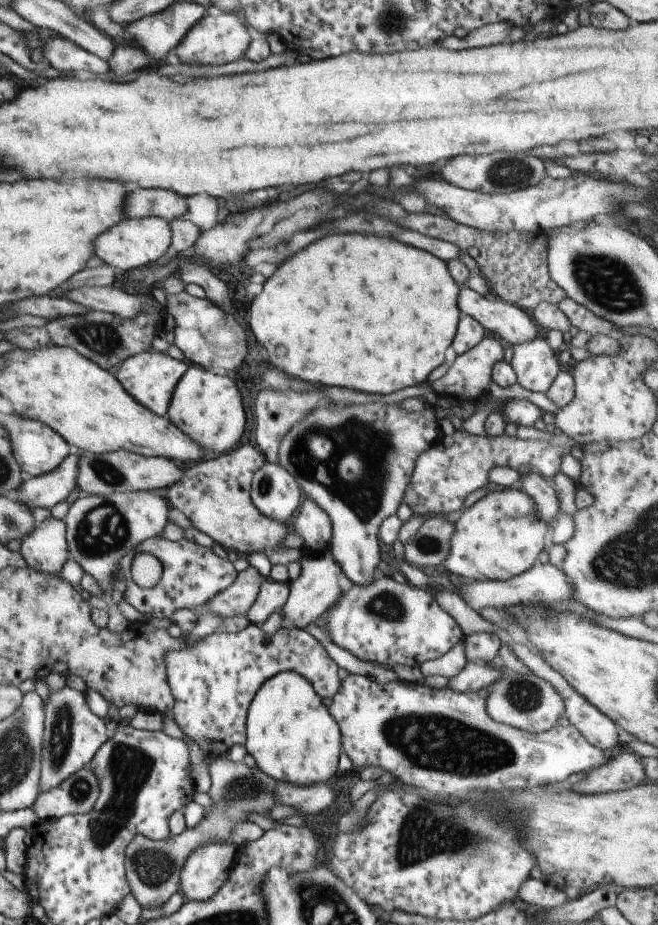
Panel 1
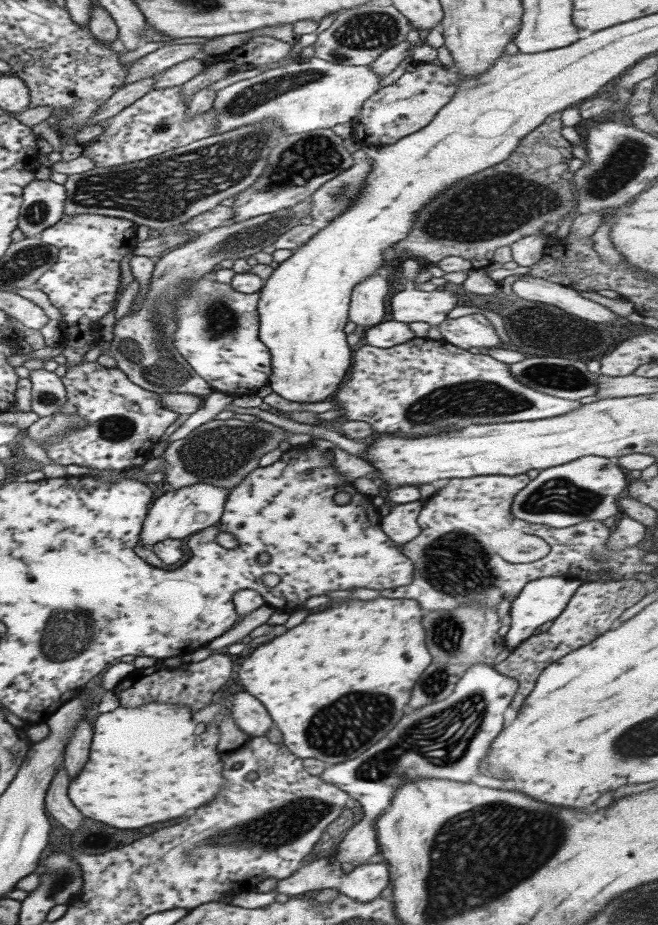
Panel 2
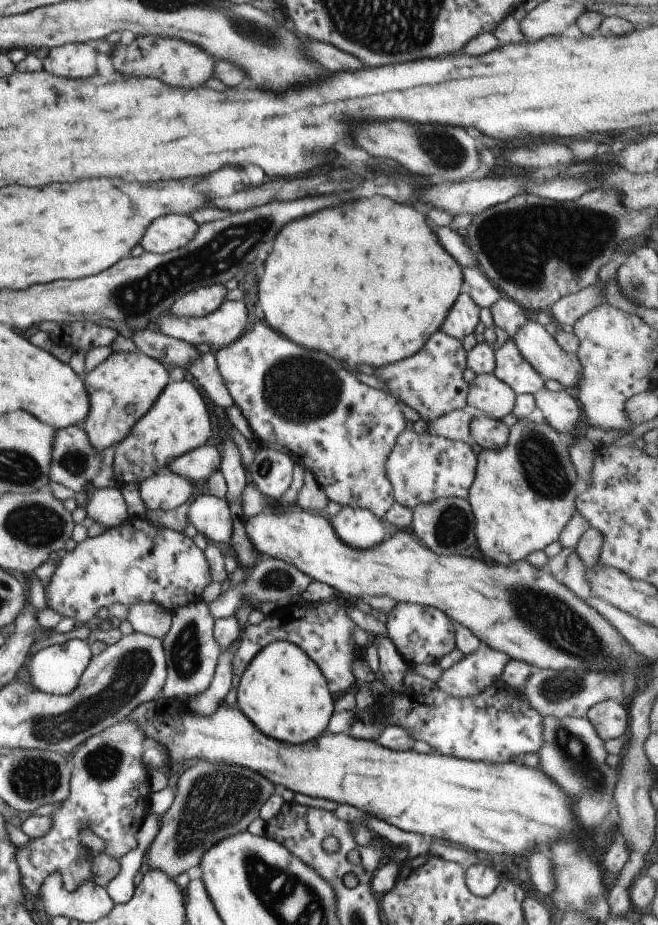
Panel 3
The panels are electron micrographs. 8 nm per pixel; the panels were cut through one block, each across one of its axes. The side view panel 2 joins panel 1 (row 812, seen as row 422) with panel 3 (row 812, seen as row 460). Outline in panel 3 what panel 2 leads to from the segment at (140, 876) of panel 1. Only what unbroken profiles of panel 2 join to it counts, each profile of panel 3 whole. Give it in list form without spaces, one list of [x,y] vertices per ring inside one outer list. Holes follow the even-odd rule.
[[[198,760],[195,766],[178,776],[173,801],[159,819],[159,830],[147,851],[149,869],[163,871],[175,878],[191,866],[198,866],[201,855],[219,839],[243,832],[247,825],[259,817],[261,804],[271,793],[279,791],[258,772],[223,763]]]

